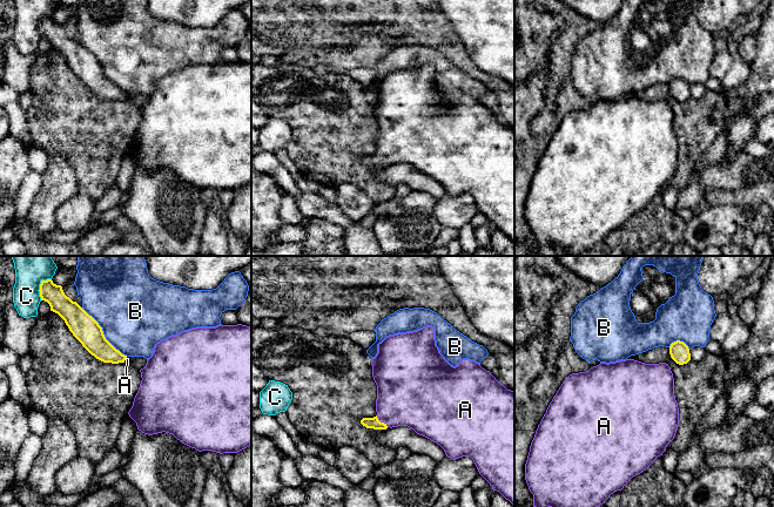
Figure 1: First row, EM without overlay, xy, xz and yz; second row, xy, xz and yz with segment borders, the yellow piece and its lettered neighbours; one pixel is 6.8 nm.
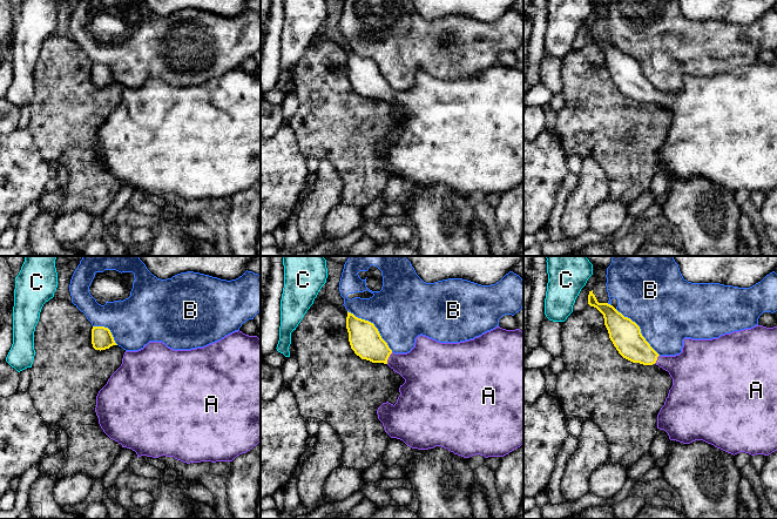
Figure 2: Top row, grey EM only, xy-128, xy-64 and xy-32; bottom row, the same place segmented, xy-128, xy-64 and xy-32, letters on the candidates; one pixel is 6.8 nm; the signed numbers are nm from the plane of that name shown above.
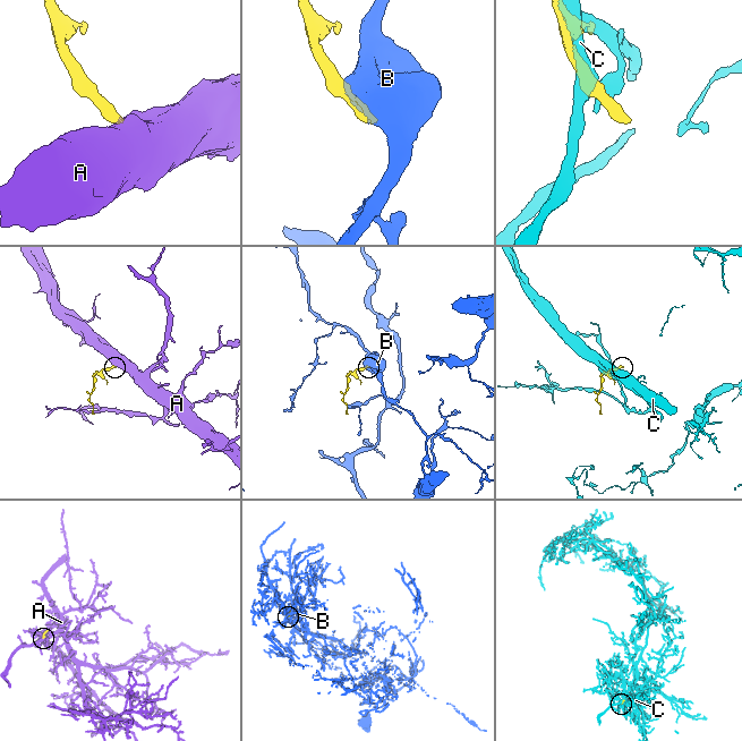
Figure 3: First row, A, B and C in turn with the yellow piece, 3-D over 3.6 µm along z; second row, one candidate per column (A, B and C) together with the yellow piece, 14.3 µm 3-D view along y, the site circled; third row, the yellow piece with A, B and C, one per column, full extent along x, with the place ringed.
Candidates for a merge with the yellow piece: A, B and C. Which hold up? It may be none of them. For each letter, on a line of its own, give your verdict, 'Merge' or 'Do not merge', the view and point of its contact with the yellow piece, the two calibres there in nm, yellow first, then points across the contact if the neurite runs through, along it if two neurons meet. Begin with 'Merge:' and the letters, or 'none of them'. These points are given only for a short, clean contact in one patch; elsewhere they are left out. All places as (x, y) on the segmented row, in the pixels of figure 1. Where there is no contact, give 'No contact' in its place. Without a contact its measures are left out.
Merge: A
A: Merge. Touches yellow at xz (382, 423). Thickness 80 nm (yellow) against 420 nm. Path across: xz (369, 423), (382, 423), (406, 396)
B: Do not merge. Touches yellow at xy (102, 333). Thickness 180 nm (yellow) against 480 nm
C: Do not merge. Touches yellow at xy (40, 286). Thickness 140 nm (yellow) against 260 nm

